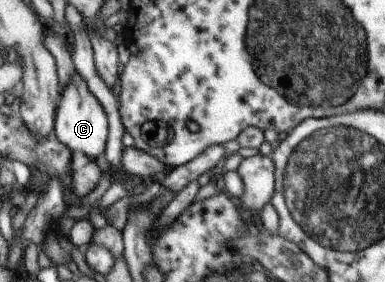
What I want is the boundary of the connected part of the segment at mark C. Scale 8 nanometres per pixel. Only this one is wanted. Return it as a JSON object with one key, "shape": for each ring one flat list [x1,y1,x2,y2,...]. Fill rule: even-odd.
{"shape":[[77,73,73,74,69,81,62,87,60,105,56,111,56,138,72,151,81,151,89,160,95,161,97,155,101,155,105,147,105,135,107,135,105,112,101,109,96,96,89,91,88,84]]}

